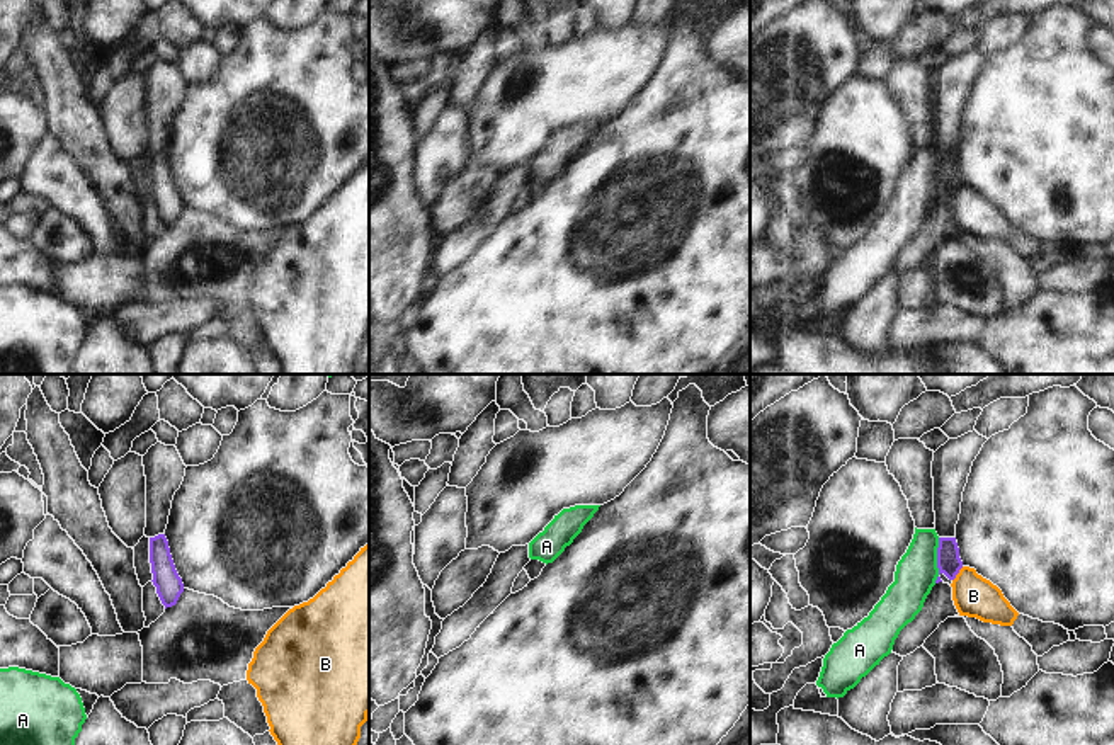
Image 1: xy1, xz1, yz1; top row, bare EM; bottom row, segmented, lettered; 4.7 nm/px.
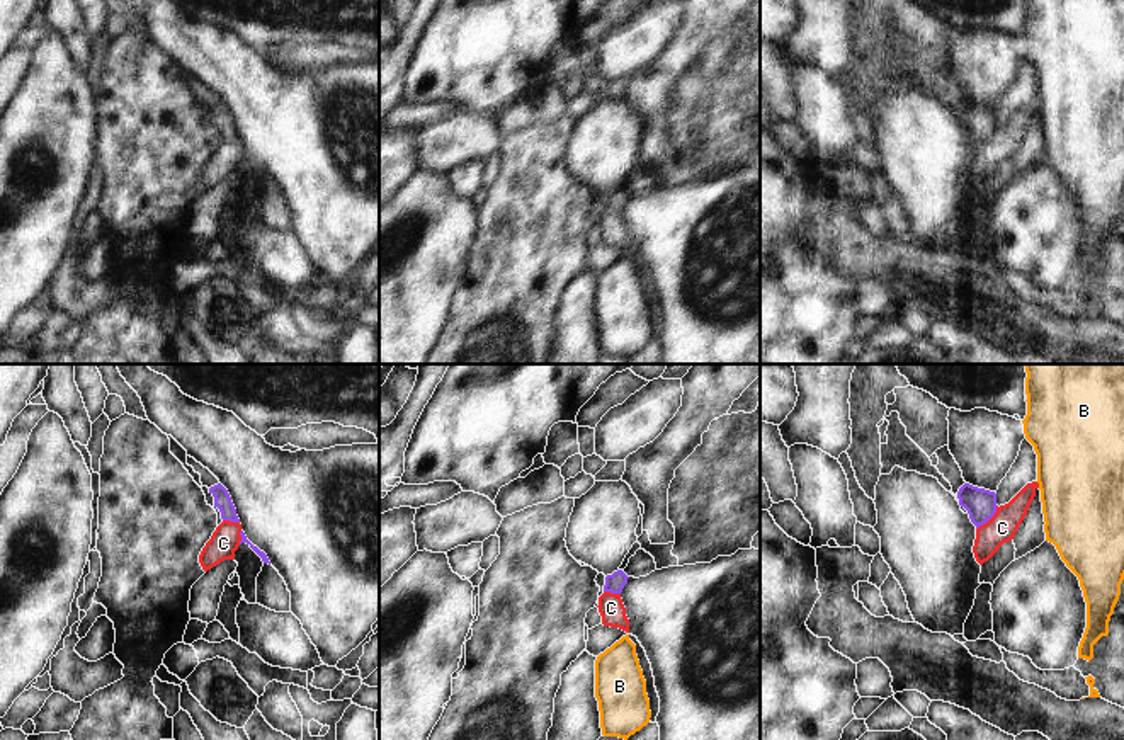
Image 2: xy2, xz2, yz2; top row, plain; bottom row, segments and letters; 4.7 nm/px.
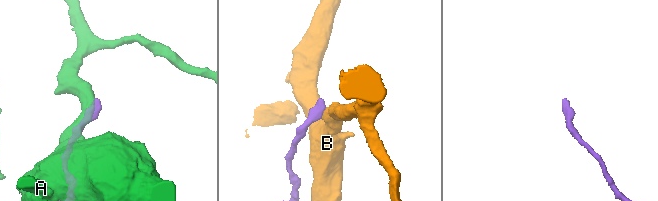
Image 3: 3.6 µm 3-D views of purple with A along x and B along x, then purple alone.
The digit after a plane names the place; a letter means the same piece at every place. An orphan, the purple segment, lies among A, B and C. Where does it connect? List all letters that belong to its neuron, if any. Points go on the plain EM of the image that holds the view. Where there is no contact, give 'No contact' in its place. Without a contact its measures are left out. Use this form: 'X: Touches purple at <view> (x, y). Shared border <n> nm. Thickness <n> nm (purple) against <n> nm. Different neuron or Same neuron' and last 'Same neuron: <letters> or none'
A: Touches purple at yz1 (937, 179). Shared border 220 nm. Thickness 120 nm (purple) against 200 nm. Different neuron
B: Touches purple at yz1 (958, 191). Shared border 90 nm. Thickness 120 nm (purple) against 200 nm. Different neuron
C: Touches purple at yz2 (988, 138). Shared border 160 nm. Thickness 140 nm (purple) against 140 nm. Different neuron
Same neuron: none

